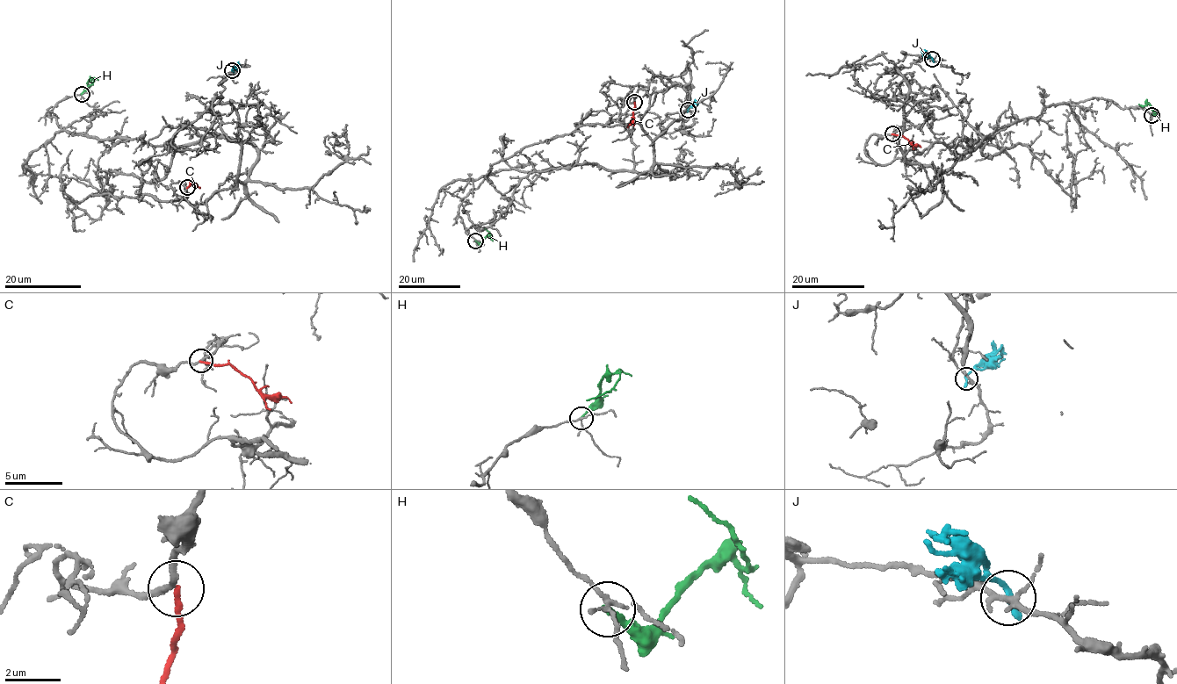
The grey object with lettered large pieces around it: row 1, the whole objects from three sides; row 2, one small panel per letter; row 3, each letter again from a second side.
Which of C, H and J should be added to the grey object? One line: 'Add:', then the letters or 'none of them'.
Add: none of them

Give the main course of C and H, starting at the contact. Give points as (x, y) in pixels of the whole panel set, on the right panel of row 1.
C: (891, 133), (901, 135), (920, 147)
H: (1151, 115), (1154, 113), (1151, 105), (1138, 104)

